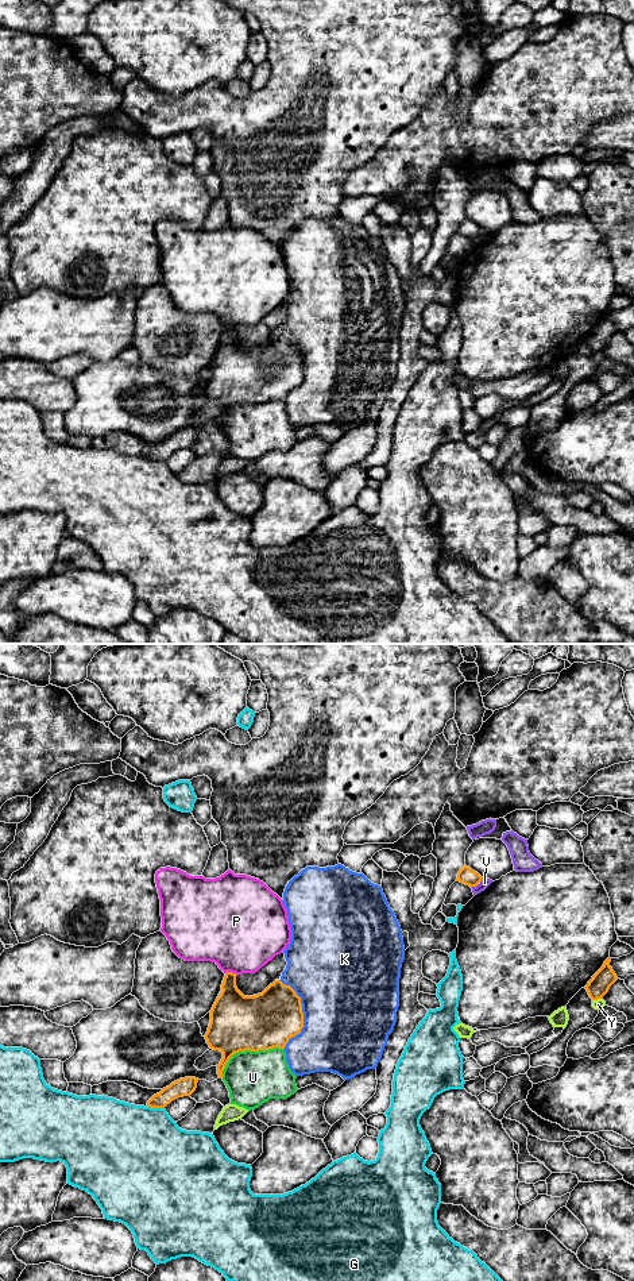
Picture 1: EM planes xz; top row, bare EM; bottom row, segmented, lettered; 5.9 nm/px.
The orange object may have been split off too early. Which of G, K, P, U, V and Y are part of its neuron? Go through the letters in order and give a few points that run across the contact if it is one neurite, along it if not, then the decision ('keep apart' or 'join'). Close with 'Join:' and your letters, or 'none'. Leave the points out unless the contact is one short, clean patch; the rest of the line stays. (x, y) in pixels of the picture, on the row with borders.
G: keep apart
K: keep apart
P: keep apart
U: keep apart
V: keep apart
Y: keep apart
Join: none

